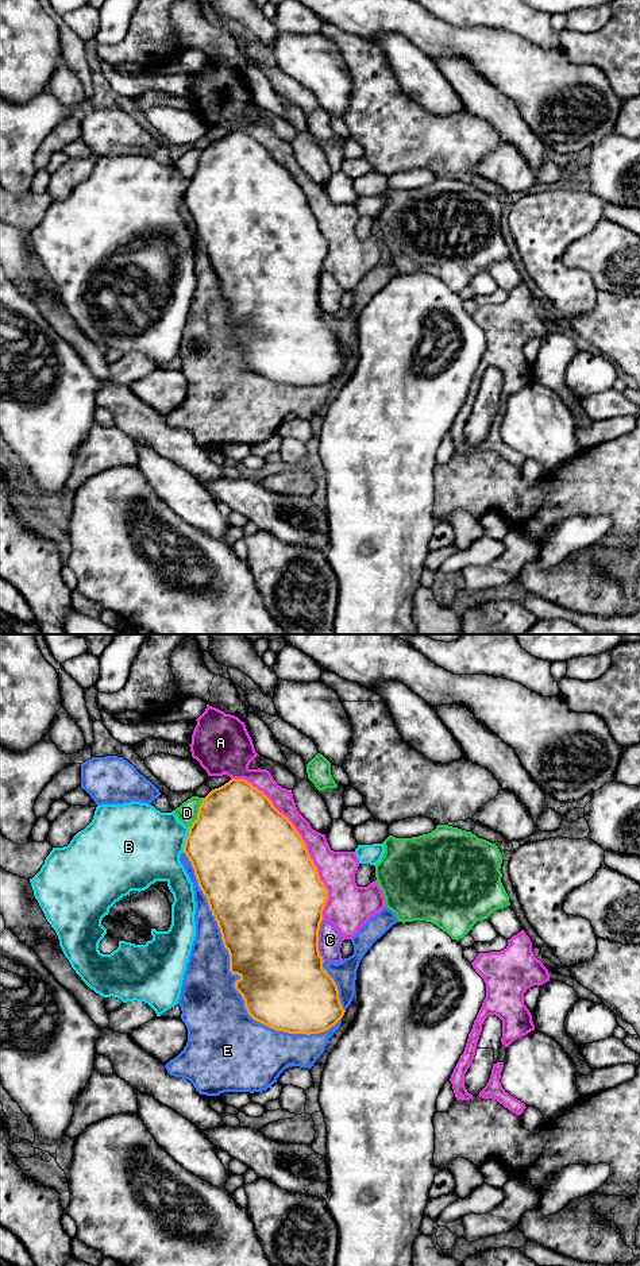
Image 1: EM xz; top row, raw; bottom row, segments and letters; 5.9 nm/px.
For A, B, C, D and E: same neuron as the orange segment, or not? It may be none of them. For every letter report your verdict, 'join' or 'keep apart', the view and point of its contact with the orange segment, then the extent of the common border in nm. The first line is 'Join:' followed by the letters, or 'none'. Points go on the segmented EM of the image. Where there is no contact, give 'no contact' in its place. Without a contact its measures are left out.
Join: none
A: keep apart; meets orange in xz at (303, 840); contact 1000 nm long
B: keep apart; meets orange in xz at (185, 840); contact 160 nm long
C: keep apart; meets orange in xz at (317, 940); contact 260 nm long
D: keep apart; meets orange in xz at (199, 813); contact 200 nm long
E: keep apart; meets orange in xz at (236, 973); contact 1350 nm long

